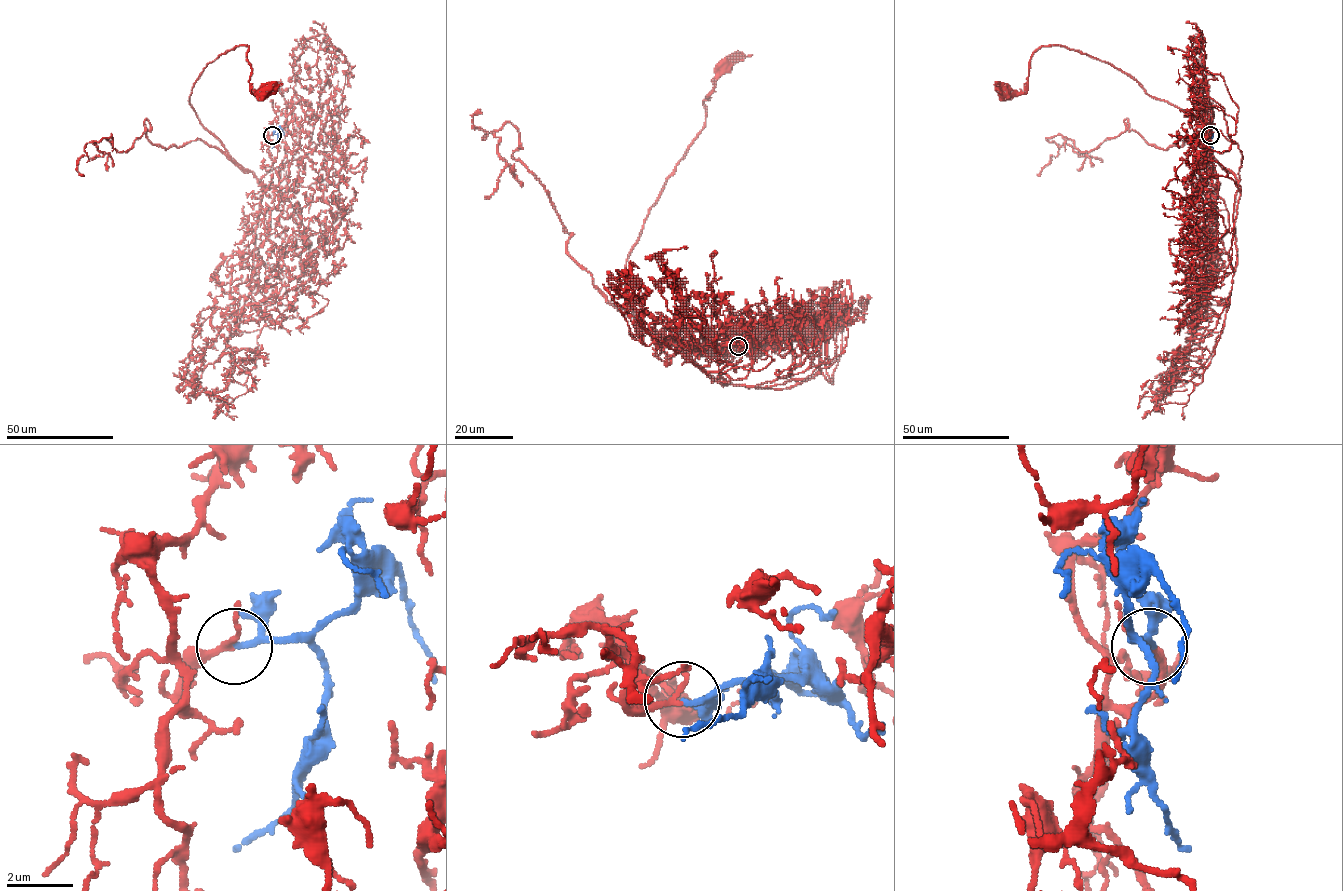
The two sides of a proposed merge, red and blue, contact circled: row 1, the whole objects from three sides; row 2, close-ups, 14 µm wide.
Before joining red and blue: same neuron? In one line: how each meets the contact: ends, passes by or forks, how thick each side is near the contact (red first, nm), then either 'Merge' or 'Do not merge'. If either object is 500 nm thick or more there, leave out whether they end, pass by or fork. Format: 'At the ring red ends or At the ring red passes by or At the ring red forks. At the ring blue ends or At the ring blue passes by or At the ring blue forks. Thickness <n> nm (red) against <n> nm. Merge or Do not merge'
At the ring red passes by. At the ring blue passes by. Thickness 140 nm (red) against 120 nm. Merge

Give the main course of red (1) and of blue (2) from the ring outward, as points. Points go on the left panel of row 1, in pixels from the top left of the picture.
1: (272, 135), (279, 172), (284, 148), (332, 149), (260, 181), (189, 101), (239, 46), (263, 93)
2: (272, 135), (278, 136), (272, 148)

